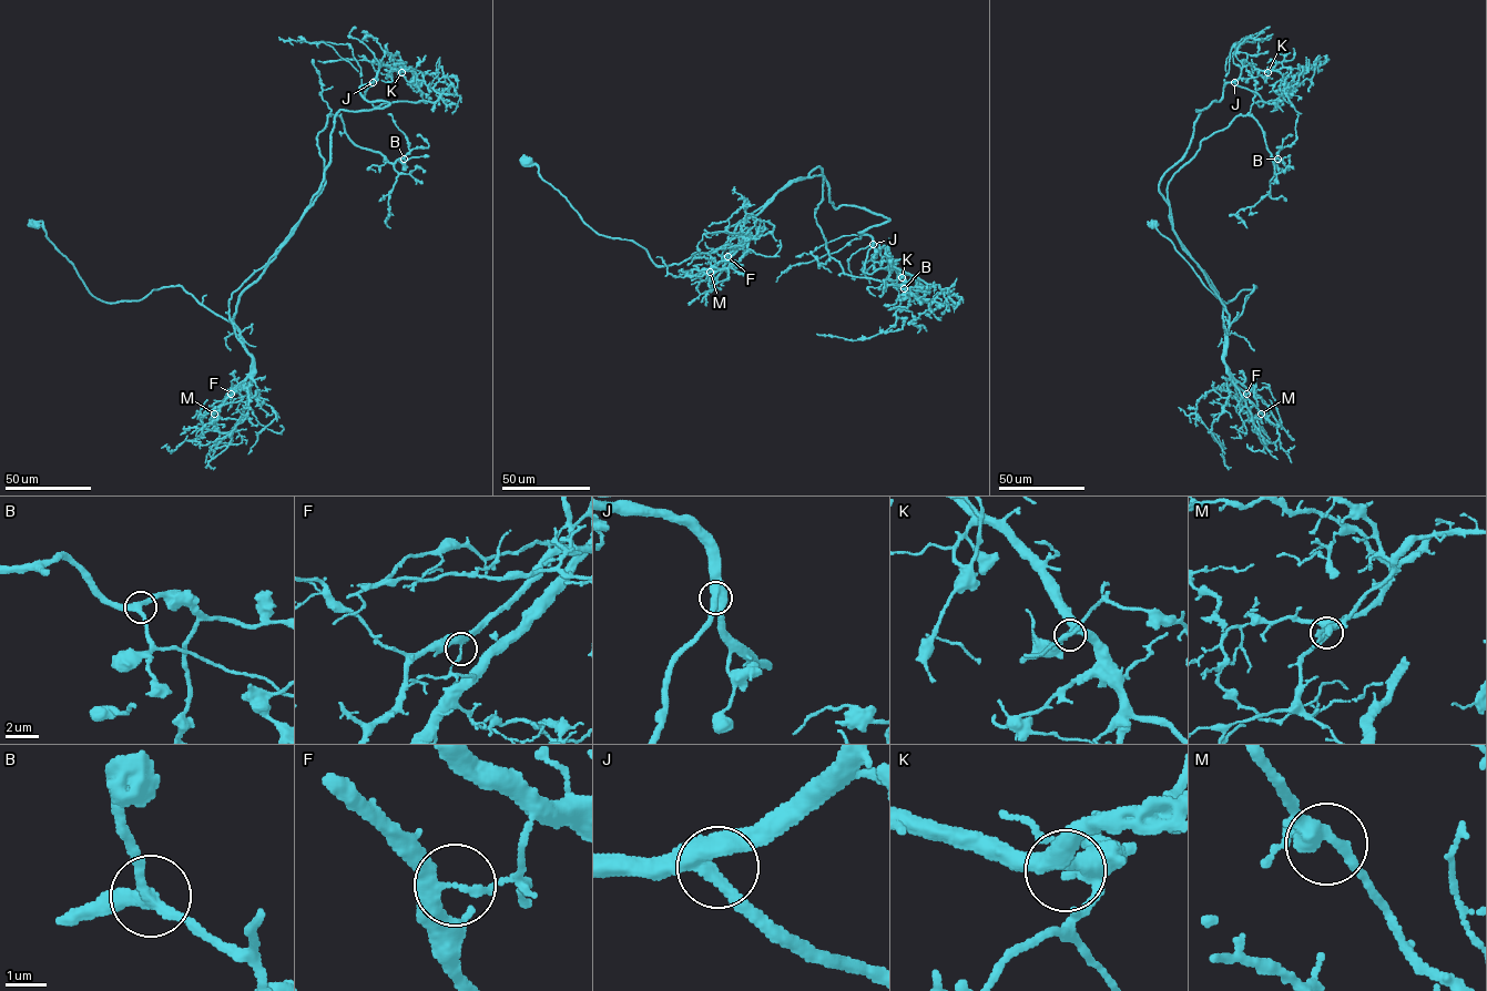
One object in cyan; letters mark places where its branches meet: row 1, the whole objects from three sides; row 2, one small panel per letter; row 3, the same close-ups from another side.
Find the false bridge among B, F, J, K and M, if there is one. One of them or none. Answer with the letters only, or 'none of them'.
F

